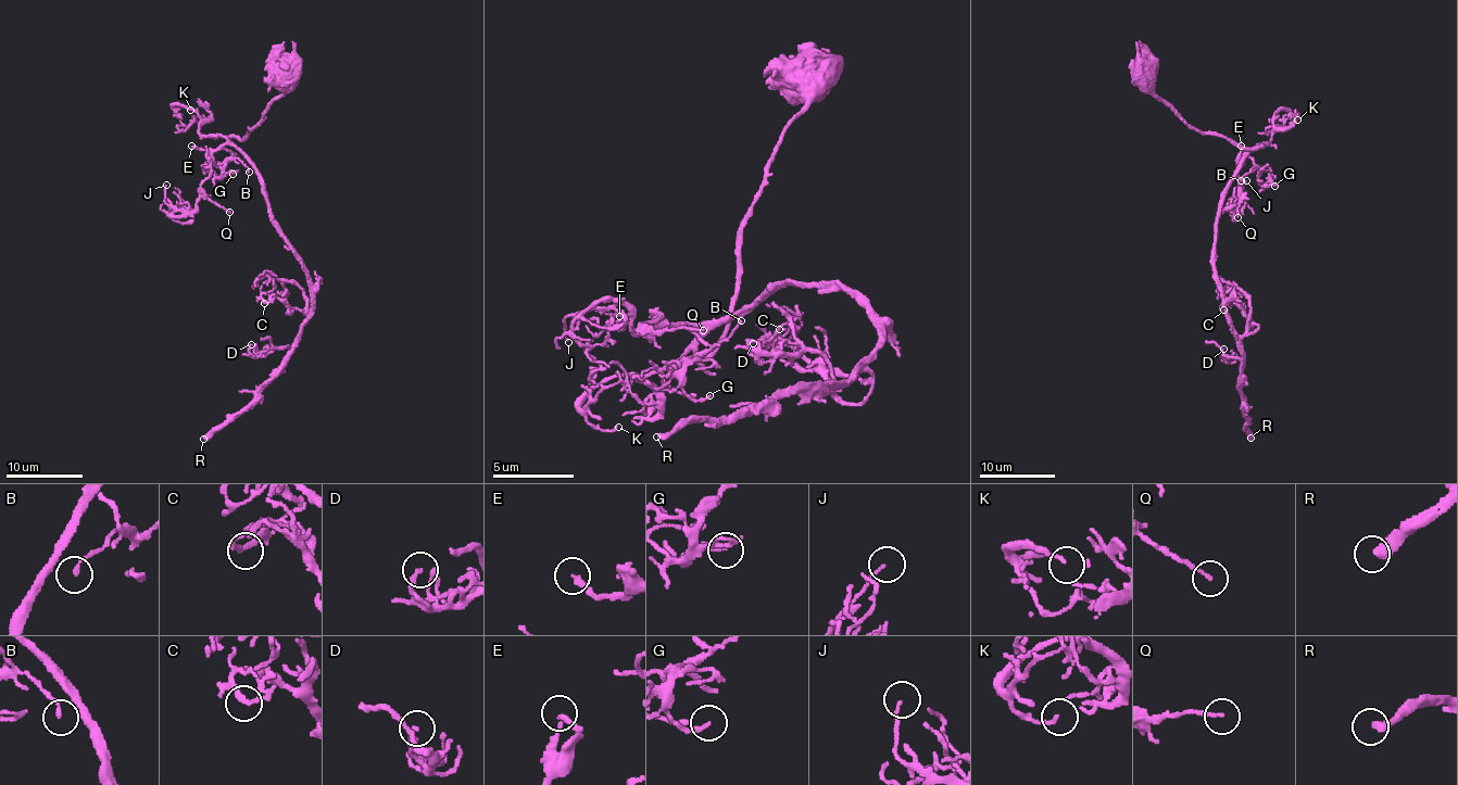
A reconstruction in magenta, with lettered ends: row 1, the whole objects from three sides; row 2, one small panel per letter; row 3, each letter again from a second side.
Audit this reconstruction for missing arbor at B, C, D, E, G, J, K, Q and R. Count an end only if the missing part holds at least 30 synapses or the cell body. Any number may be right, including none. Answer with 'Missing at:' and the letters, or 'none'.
Missing at: R

